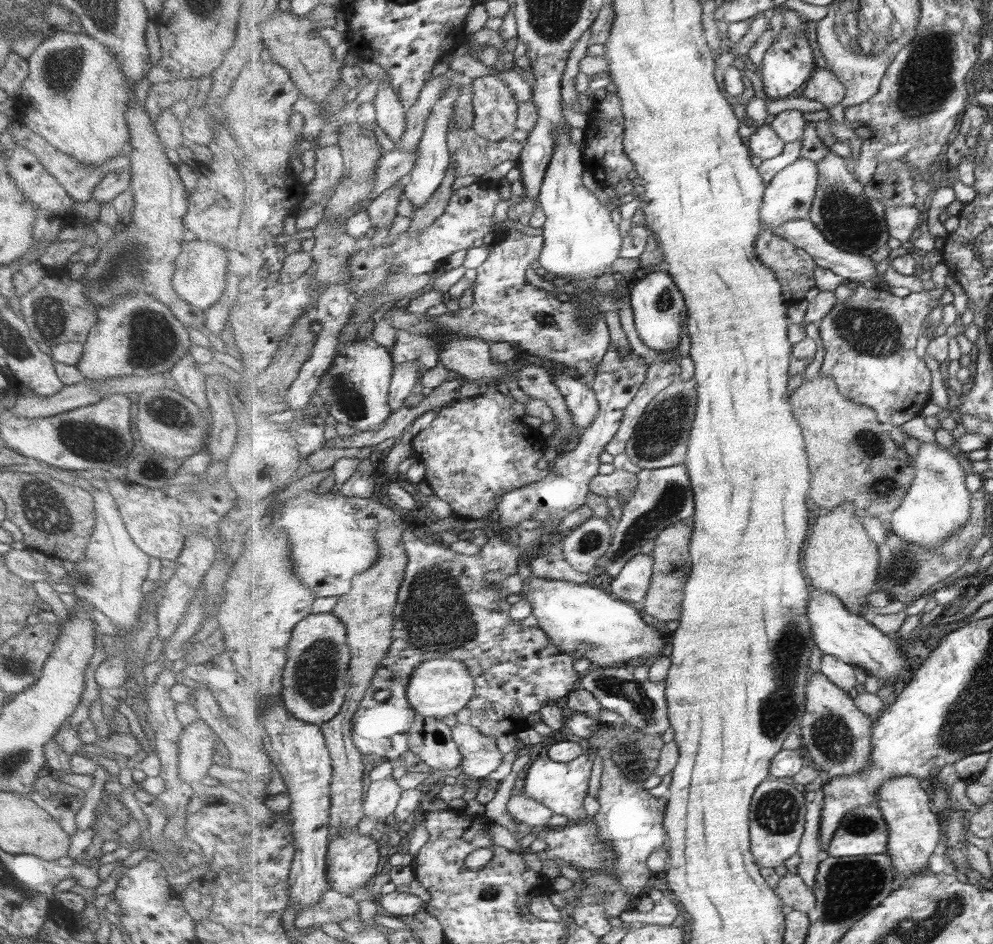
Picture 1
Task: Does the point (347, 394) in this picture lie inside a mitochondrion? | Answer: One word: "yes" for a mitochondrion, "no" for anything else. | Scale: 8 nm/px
yes

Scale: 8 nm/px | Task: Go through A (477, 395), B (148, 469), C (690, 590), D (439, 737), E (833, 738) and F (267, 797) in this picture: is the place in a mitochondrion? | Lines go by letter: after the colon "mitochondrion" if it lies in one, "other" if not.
A: other
B: mitochondrion
C: other
D: other
E: mitochondrion
F: other

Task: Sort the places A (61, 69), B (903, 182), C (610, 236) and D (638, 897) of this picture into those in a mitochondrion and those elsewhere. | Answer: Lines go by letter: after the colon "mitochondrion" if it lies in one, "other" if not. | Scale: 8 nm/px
A: mitochondrion
B: other
C: other
D: other

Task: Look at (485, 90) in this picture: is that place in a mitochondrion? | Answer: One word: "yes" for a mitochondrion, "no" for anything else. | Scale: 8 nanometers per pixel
no

